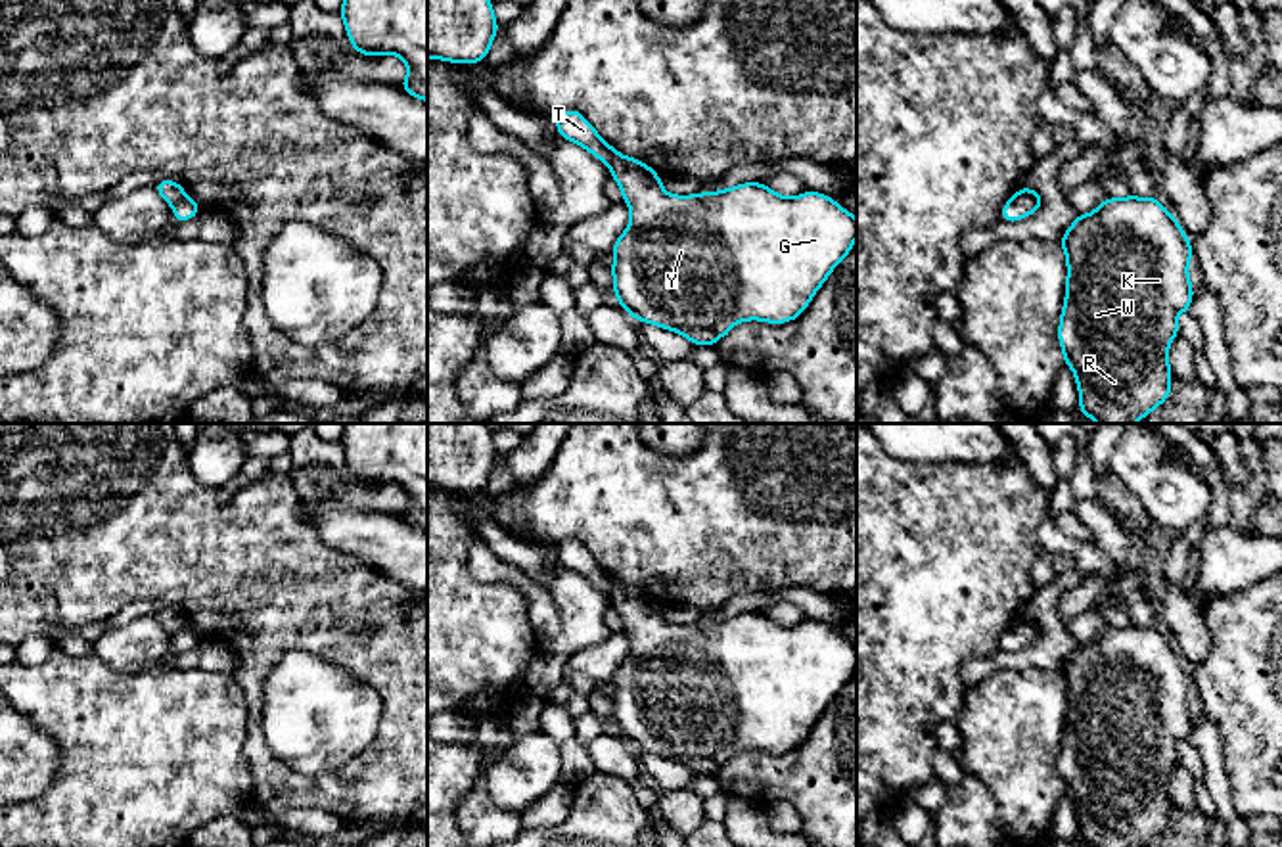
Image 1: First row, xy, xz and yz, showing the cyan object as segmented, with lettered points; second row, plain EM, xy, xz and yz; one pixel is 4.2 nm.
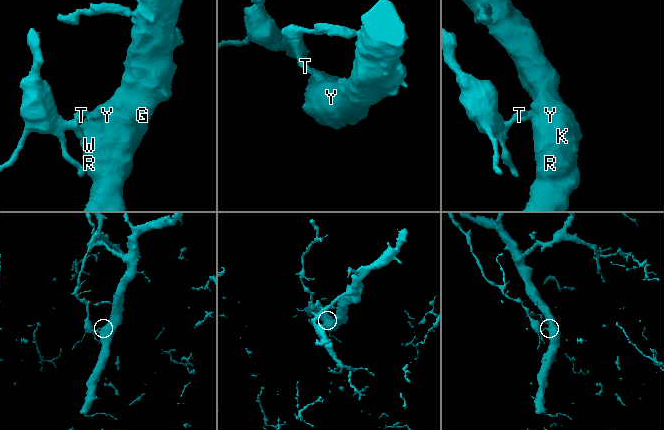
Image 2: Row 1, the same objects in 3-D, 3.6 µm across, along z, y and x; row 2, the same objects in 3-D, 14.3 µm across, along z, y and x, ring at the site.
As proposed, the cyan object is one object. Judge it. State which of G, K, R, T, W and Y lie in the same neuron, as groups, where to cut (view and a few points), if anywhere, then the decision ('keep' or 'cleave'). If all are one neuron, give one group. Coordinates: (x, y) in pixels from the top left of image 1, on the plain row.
groups G K R W Y / T; cut xz (612, 577), (608, 593); cleave

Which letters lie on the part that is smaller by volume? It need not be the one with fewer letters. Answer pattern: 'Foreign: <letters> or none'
Foreign: T

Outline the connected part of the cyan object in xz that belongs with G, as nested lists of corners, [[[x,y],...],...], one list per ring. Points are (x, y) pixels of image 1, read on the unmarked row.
[[[611,577],[607,592],[630,638],[630,653],[611,676],[611,721],[634,749],[715,774],[740,751],[786,753],[801,745],[839,690],[855,678],[857,648],[834,627],[807,619],[784,627],[745,611],[713,623],[673,625],[644,590]]]

